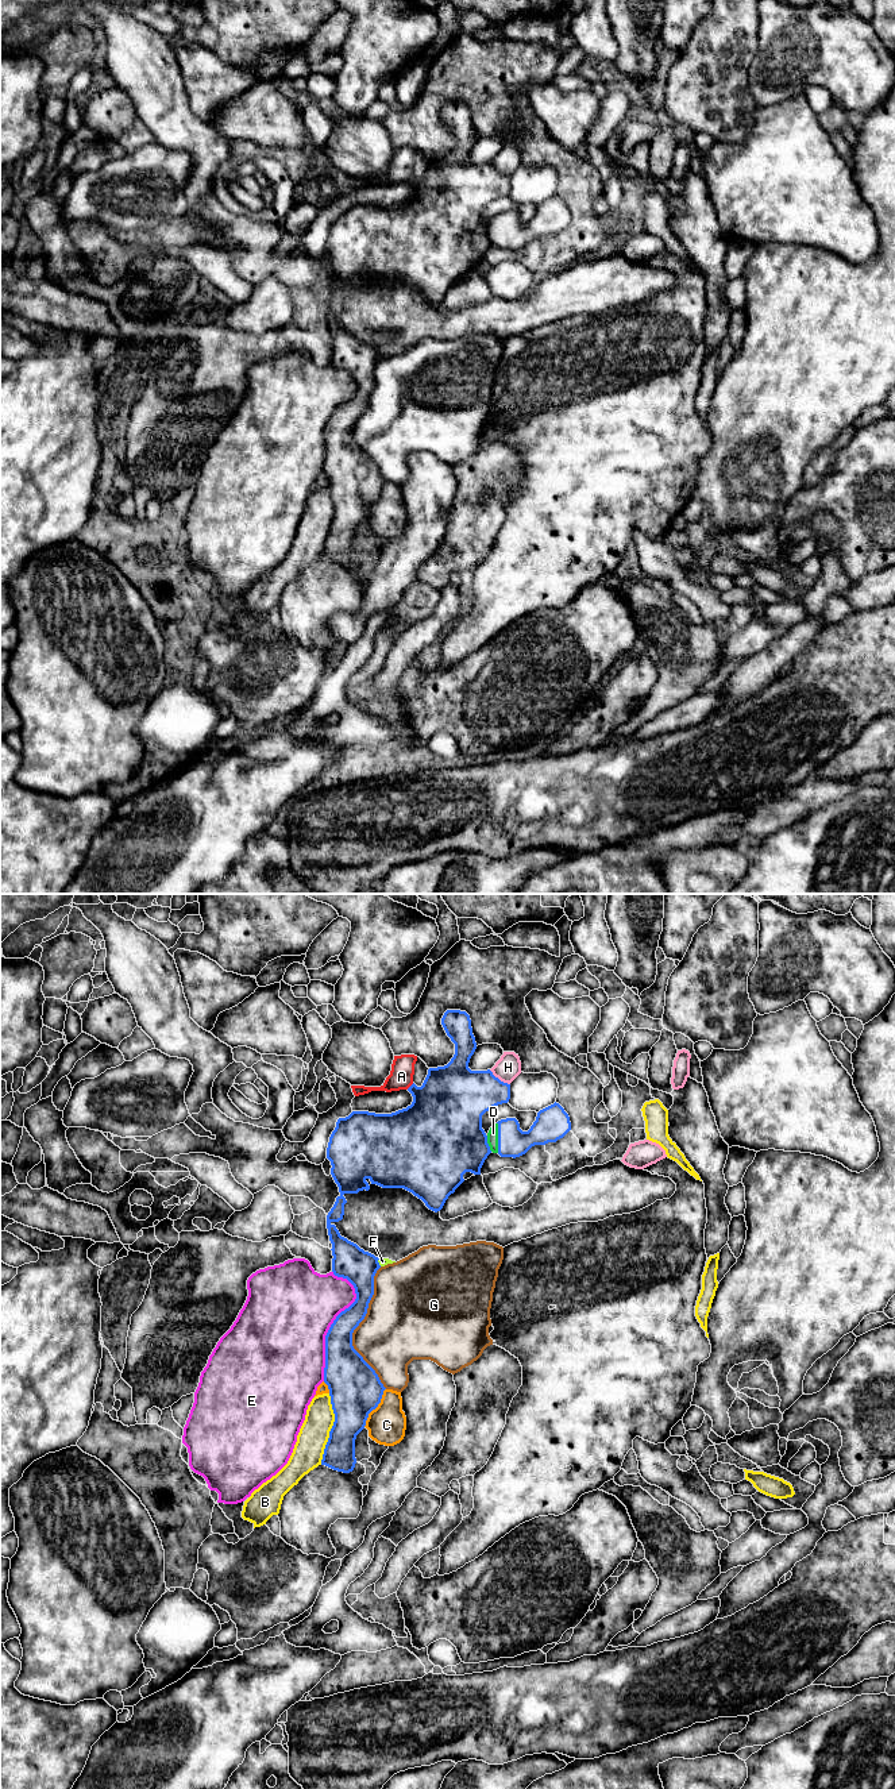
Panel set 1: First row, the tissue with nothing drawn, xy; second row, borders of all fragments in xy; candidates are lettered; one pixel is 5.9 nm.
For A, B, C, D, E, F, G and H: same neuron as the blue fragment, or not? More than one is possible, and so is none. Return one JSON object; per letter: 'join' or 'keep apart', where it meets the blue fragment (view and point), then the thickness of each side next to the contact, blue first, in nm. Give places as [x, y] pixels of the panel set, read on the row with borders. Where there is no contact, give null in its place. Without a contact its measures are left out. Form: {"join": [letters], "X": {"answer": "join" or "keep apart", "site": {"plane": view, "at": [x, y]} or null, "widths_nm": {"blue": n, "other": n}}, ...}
{"join": ["D"], "A": {"answer": "keep apart", "site": {"plane": "xy", "at": [411, 1086]}, "widths_nm": {"blue": 400, "other": 140}}, "B": {"answer": "keep apart", "site": {"plane": "xy", "at": [331, 1429]}, "widths_nm": {"blue": 280, "other": 180}}, "C": {"answer": "keep apart", "site": {"plane": "xy", "at": [375, 1407]}, "widths_nm": {"blue": 320, "other": 240}}, "D": {"answer": "join", "site": {"plane": "xy", "at": [498, 1137]}, "widths_nm": {"blue": 180, "other": 60}}, "E": {"answer": "keep apart", "site": {"plane": "xy", "at": [334, 1322]}, "widths_nm": {"blue": 220, "other": 480}}, "F": {"answer": "keep apart", "site": {"plane": "xy", "at": [378, 1263]}, "widths_nm": {"blue": 200, "other": 50}}, "G": {"answer": "keep apart", "site": {"plane": "xy", "at": [357, 1326]}, "widths_nm": {"blue": 220, "other": 420}}, "H": {"answer": "keep apart", "site": {"plane": "xy", "at": [498, 1079]}, "widths_nm": {"blue": 340, "other": 150}}}

